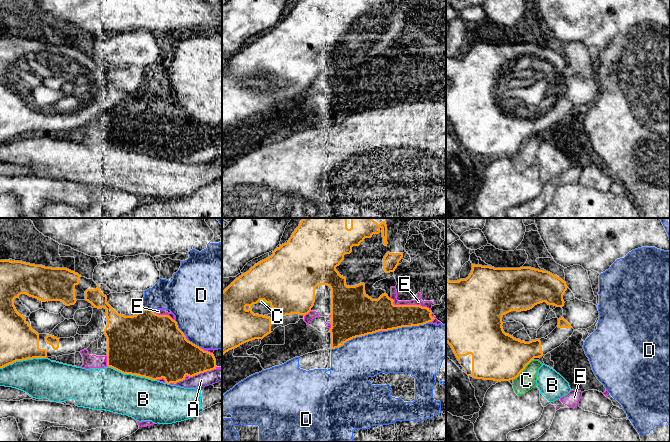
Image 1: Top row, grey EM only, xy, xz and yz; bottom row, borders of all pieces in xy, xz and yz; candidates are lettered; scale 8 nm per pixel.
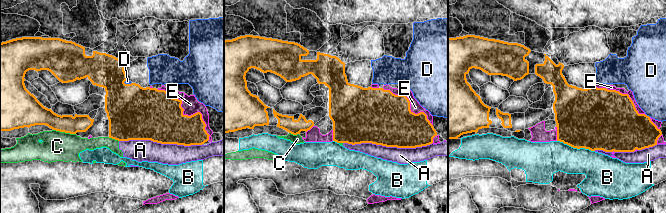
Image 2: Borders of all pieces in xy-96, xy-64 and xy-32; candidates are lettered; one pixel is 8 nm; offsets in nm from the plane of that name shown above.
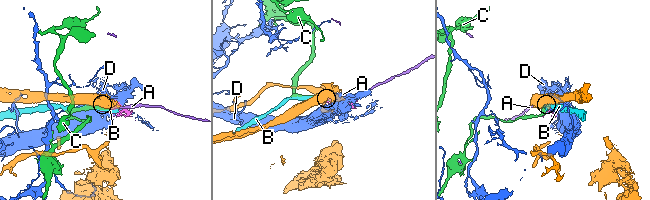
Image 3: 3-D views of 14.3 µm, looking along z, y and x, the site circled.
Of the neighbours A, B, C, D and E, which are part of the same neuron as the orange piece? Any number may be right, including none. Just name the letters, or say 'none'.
none

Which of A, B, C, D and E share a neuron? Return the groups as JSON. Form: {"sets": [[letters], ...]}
{"sets": [["A", "C"], ["B"], ["D"], ["E"]]}

